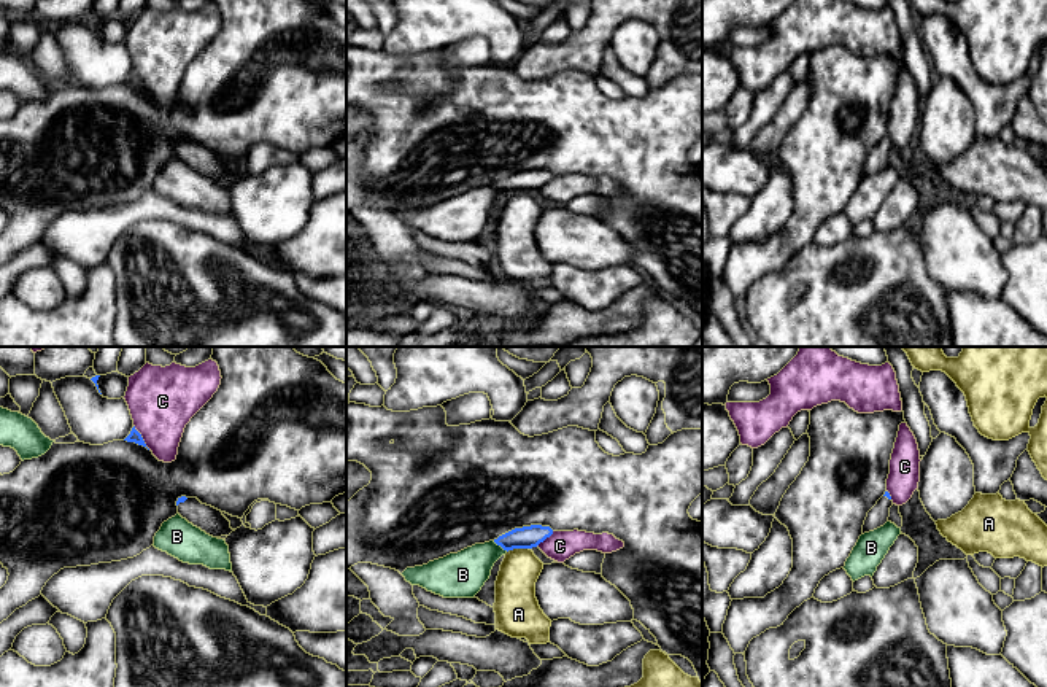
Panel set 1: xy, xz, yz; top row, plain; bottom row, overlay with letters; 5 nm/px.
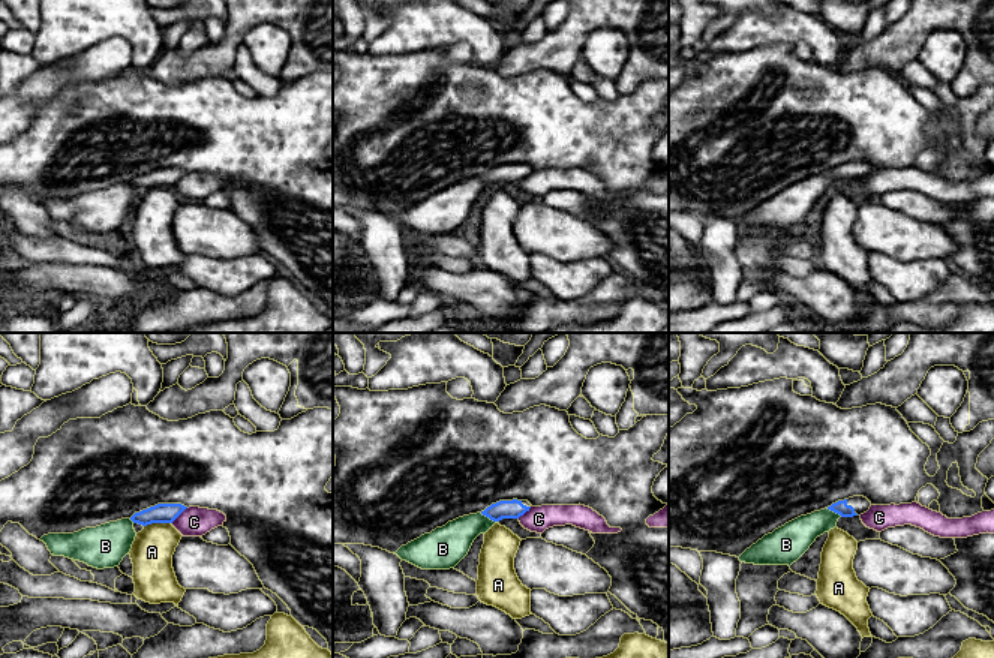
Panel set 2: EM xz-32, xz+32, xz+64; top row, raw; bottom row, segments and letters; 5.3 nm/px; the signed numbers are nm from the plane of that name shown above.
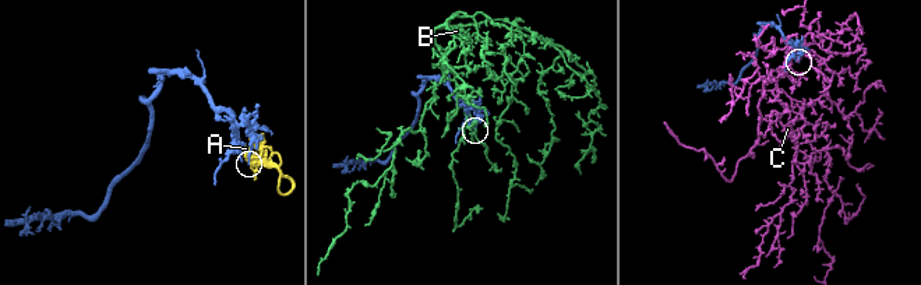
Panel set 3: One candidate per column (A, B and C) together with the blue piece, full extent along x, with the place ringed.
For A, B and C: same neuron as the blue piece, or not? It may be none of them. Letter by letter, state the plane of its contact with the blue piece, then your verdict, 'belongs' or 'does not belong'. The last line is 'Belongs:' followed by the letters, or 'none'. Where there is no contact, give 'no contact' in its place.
A: xz | does not belong
B: xz | does not belong
C: xy | does not belong
Belongs: none

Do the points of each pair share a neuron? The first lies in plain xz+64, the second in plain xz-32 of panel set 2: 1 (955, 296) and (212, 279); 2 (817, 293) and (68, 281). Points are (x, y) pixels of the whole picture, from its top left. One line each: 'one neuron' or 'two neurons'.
1: two neurons
2: one neuron

